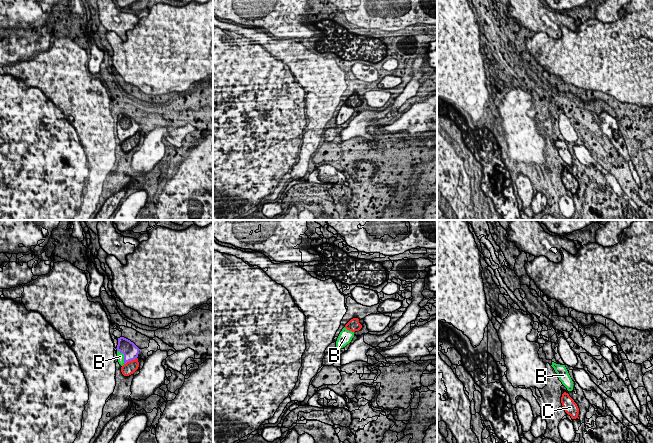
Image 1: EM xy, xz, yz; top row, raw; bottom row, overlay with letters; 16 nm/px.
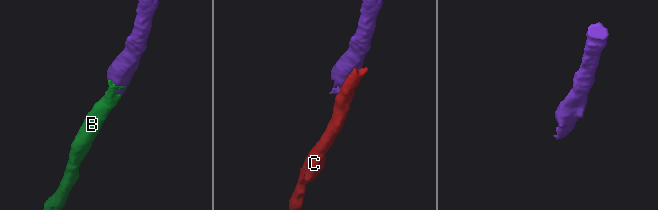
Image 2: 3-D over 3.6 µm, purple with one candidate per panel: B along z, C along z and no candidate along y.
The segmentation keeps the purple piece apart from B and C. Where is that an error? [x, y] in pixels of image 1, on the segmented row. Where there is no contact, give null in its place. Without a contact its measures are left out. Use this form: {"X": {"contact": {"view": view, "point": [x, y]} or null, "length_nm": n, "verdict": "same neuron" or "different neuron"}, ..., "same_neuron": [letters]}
{"B": {"contact": {"view": "xy", "point": [124, 356]}, "length_nm": 260, "verdict": "same neuron"}, "C": {"contact": {"view": "xy", "point": [130, 360]}, "length_nm": 240, "verdict": "different neuron"}, "same_neuron": ["B"]}

